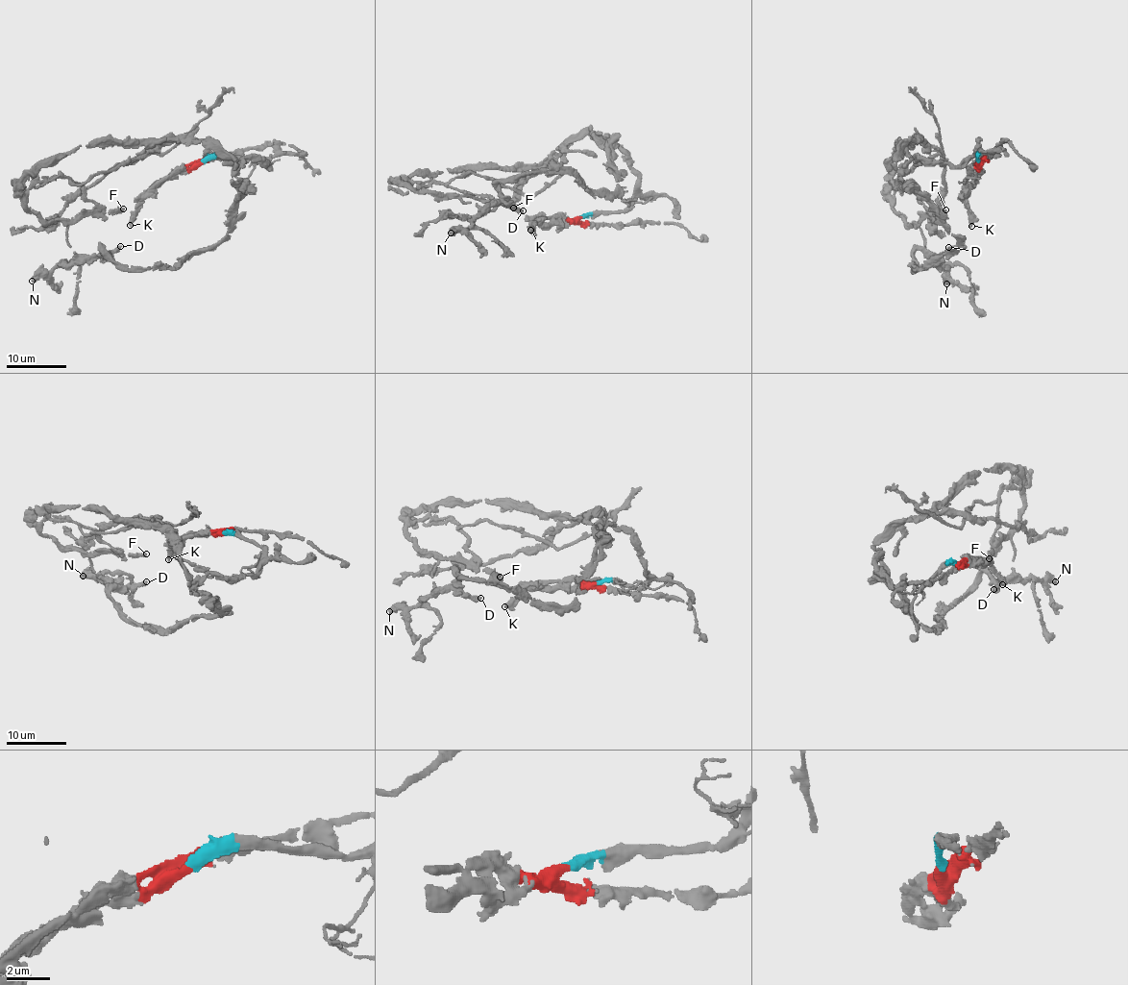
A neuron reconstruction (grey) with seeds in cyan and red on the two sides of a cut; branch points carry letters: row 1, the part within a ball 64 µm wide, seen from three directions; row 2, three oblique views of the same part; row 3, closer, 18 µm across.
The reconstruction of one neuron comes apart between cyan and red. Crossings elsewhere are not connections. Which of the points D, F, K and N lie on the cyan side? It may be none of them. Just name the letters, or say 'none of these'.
D, F, N

